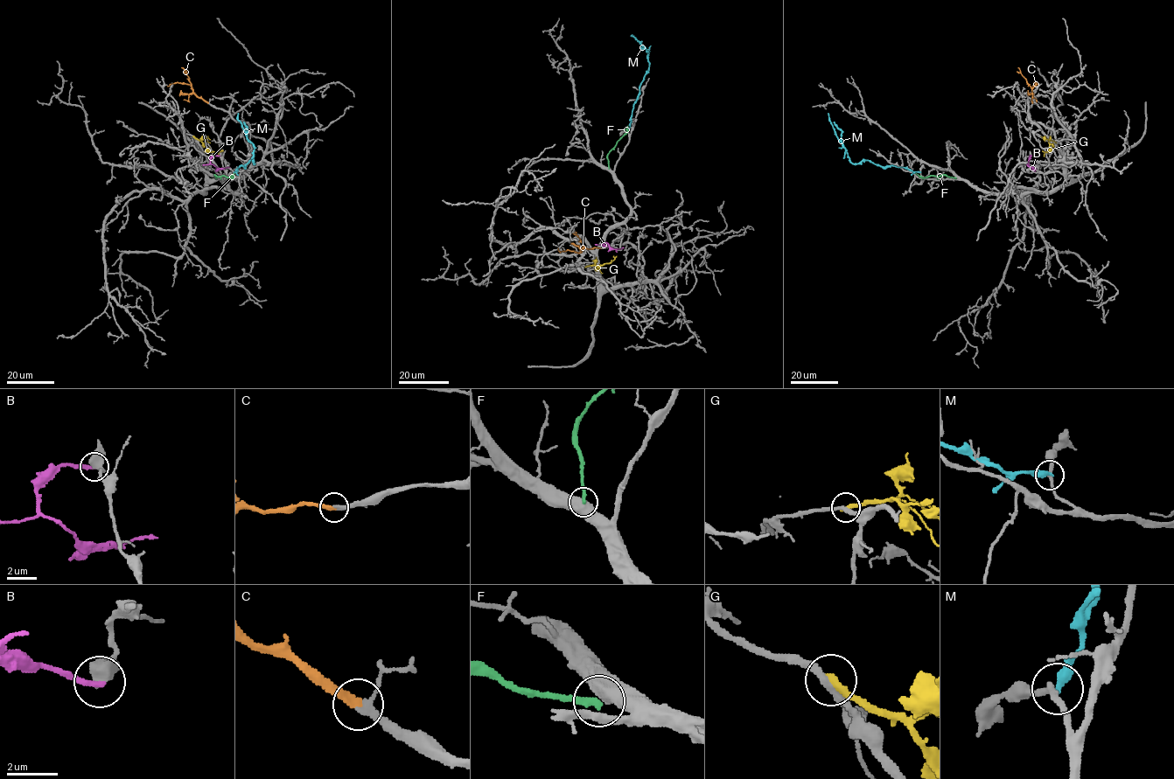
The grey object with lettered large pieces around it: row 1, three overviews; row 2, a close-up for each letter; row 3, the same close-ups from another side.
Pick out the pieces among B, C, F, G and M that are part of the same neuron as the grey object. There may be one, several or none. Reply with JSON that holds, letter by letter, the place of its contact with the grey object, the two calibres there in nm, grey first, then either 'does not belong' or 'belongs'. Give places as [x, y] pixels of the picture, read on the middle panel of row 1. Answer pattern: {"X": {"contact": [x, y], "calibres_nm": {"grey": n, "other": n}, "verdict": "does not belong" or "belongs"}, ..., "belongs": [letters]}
{"B": {"contact": [612, 247], "calibres_nm": {"grey": 440, "other": 240}, "verdict": "does not belong"}, "C": {"contact": [600, 248], "calibres_nm": {"grey": 200, "other": 240}, "verdict": "belongs"}, "F": {"contact": [609, 168], "calibres_nm": {"grey": 550, "other": 240}, "verdict": "does not belong"}, "G": {"contact": [585, 267], "calibres_nm": {"grey": 260, "other": 320}, "verdict": "does not belong"}, "M": {"contact": [627, 131], "calibres_nm": {"grey": 240, "other": 380}, "verdict": "does not belong"}, "belongs": ["C"]}

